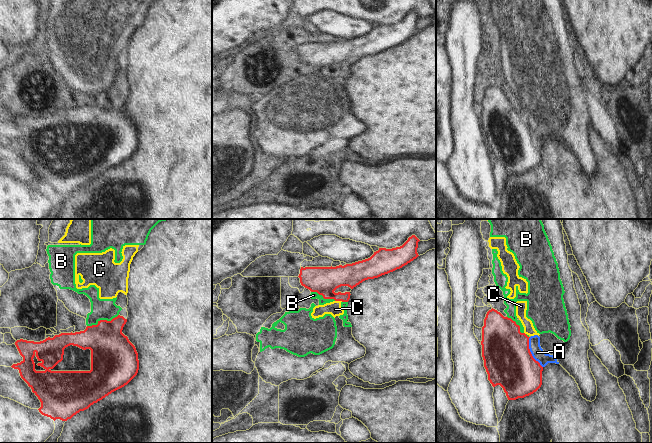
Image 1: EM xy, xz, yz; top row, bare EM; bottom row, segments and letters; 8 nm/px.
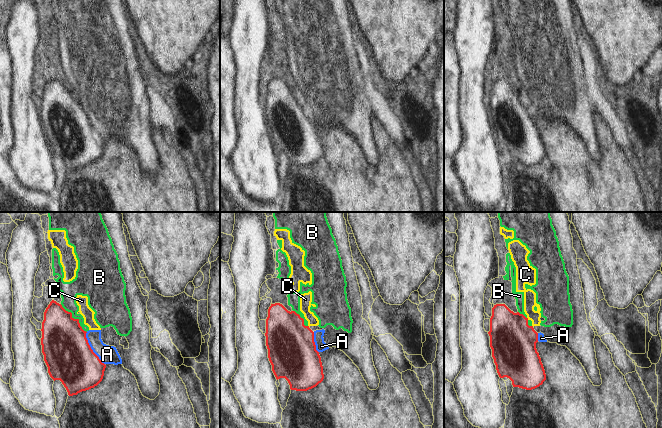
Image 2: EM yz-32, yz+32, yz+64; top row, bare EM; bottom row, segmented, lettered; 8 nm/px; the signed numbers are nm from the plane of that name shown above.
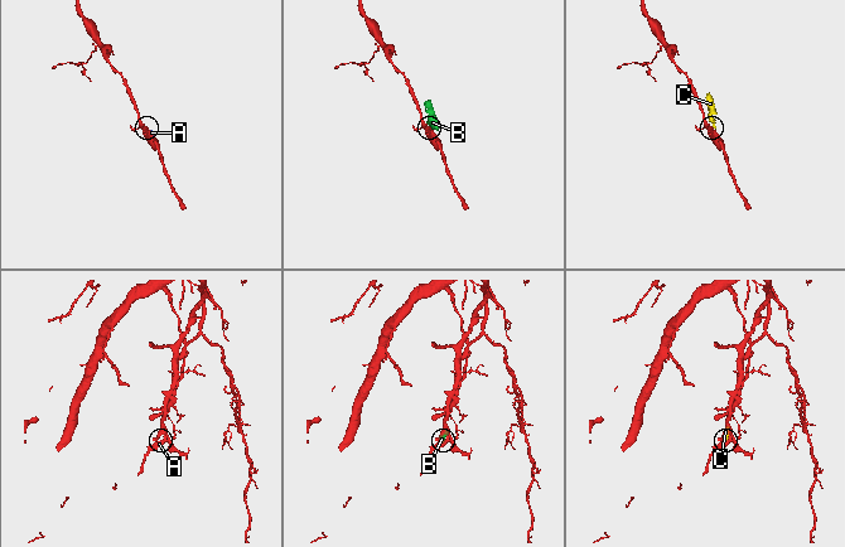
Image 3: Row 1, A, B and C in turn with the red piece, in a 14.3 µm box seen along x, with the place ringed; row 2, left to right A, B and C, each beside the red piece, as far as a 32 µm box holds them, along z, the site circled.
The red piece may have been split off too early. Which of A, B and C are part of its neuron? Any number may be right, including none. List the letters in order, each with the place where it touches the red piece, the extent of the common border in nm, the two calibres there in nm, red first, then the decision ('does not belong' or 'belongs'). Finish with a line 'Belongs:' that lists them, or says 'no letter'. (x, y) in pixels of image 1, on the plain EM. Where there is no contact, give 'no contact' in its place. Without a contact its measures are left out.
A: yz (530, 128) | 260 nm | 380/100 nm | does not belong
B: xy (102, 96) | 280 nm | 320/180 nm | does not belong
C: xz (339, 76) | 60 nm | 220/110 nm | does not belong
Belongs: no letter

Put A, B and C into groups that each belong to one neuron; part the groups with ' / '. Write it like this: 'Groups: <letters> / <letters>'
Groups: A B C.

